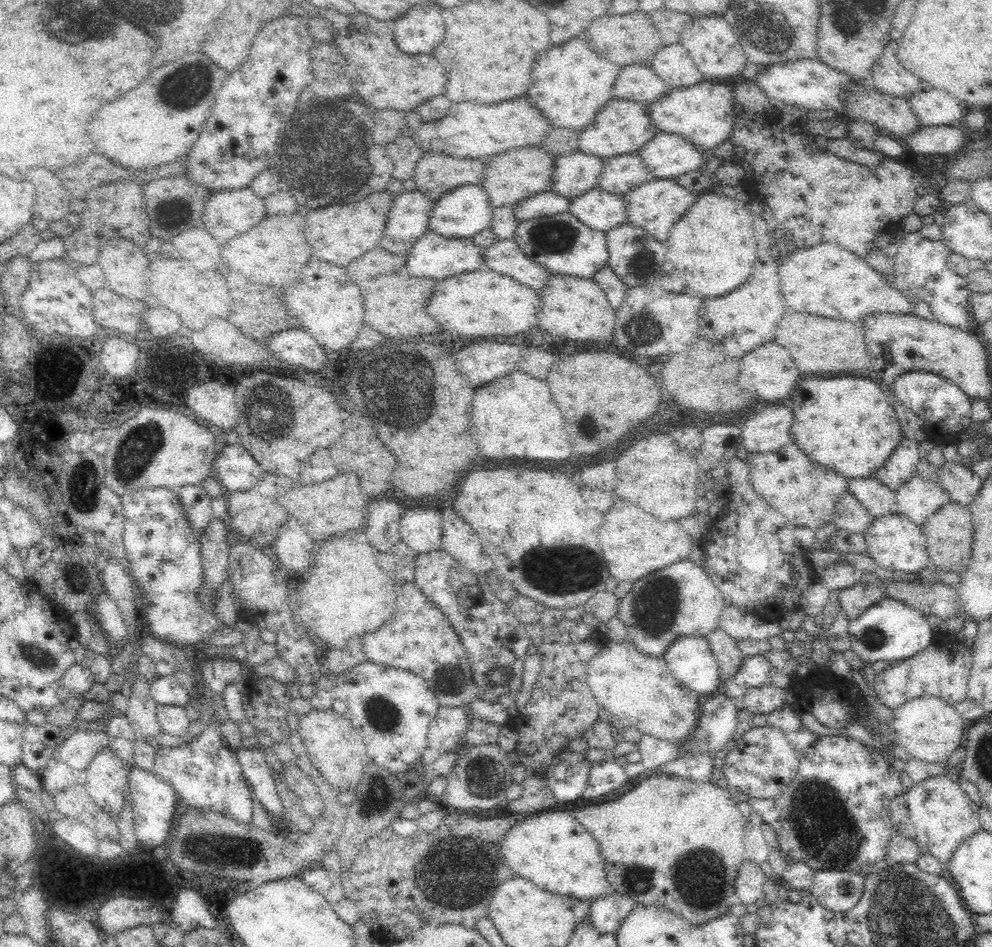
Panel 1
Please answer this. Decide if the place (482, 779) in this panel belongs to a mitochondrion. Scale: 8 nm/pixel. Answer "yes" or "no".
yes

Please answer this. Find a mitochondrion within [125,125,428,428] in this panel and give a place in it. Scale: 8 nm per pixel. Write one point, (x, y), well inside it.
(356, 373)

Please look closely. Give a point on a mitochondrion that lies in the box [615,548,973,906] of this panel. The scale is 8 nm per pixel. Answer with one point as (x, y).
(825, 833)

